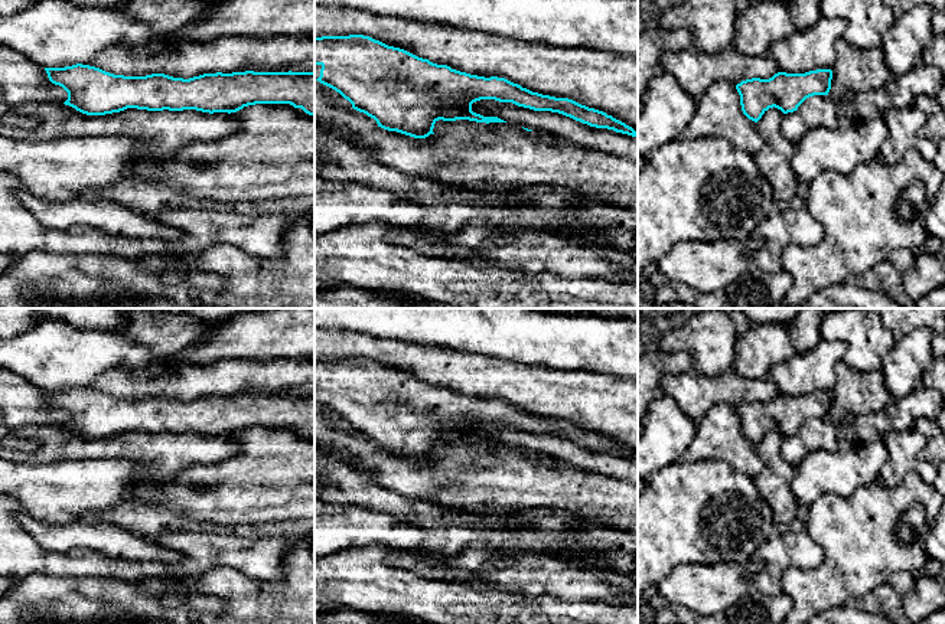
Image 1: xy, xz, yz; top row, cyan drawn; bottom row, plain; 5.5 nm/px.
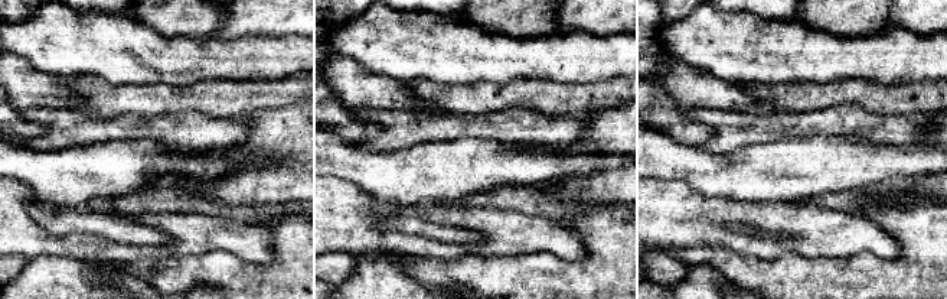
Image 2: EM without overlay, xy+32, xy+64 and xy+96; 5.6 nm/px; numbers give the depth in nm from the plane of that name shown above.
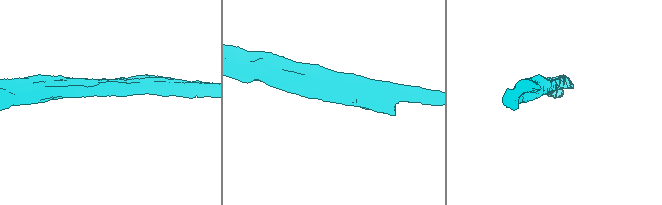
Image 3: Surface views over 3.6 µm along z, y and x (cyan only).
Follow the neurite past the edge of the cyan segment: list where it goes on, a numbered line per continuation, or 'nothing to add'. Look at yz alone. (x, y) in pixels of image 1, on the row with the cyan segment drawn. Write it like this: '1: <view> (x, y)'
nothing to add

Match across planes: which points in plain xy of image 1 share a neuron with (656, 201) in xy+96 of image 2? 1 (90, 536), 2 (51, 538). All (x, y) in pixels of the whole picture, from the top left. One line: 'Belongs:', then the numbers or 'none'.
Belongs: none

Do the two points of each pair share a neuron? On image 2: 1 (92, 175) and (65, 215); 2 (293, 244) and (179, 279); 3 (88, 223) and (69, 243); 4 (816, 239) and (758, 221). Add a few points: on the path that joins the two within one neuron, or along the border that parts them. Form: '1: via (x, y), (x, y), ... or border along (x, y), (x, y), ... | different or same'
1: border along (95, 204), (51, 208) | different
2: via (267, 273), (264, 276), (208, 276) | same
3: border along (46, 228), (58, 234), (94, 233), (113, 240) | different
4: via (802, 227), (773, 227) | same

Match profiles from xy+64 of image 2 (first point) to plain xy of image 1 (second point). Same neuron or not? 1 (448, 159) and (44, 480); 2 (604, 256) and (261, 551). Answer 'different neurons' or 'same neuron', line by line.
1: same neuron
2: different neurons

